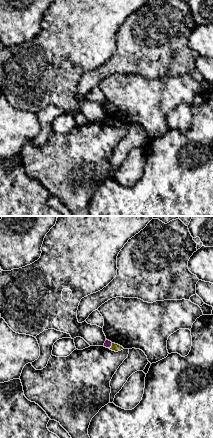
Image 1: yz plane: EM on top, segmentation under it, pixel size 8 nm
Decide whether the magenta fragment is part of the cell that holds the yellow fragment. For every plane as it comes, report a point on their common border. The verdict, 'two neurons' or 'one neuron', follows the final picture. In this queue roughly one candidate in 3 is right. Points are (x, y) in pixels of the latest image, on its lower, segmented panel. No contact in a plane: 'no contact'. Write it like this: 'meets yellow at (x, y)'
meets yellow at (111, 346)

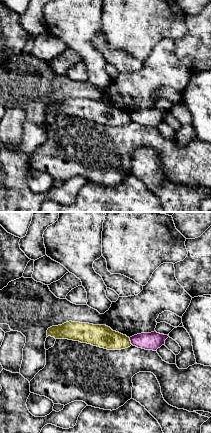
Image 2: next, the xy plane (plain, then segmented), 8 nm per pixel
meets yellow at (130, 341)

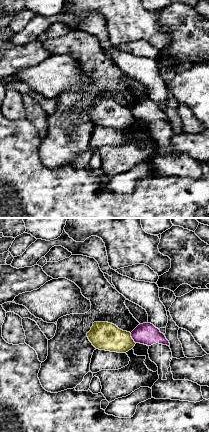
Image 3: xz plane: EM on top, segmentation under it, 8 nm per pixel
meets yellow at (131, 338)

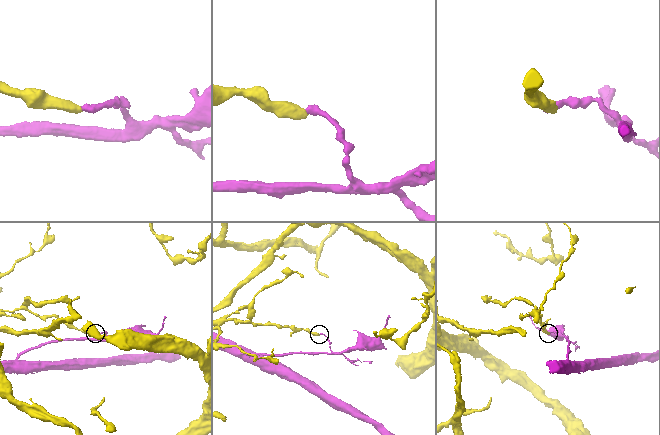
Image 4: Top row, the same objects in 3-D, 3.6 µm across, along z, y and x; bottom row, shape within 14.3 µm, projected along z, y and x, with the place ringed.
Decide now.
two neurons

